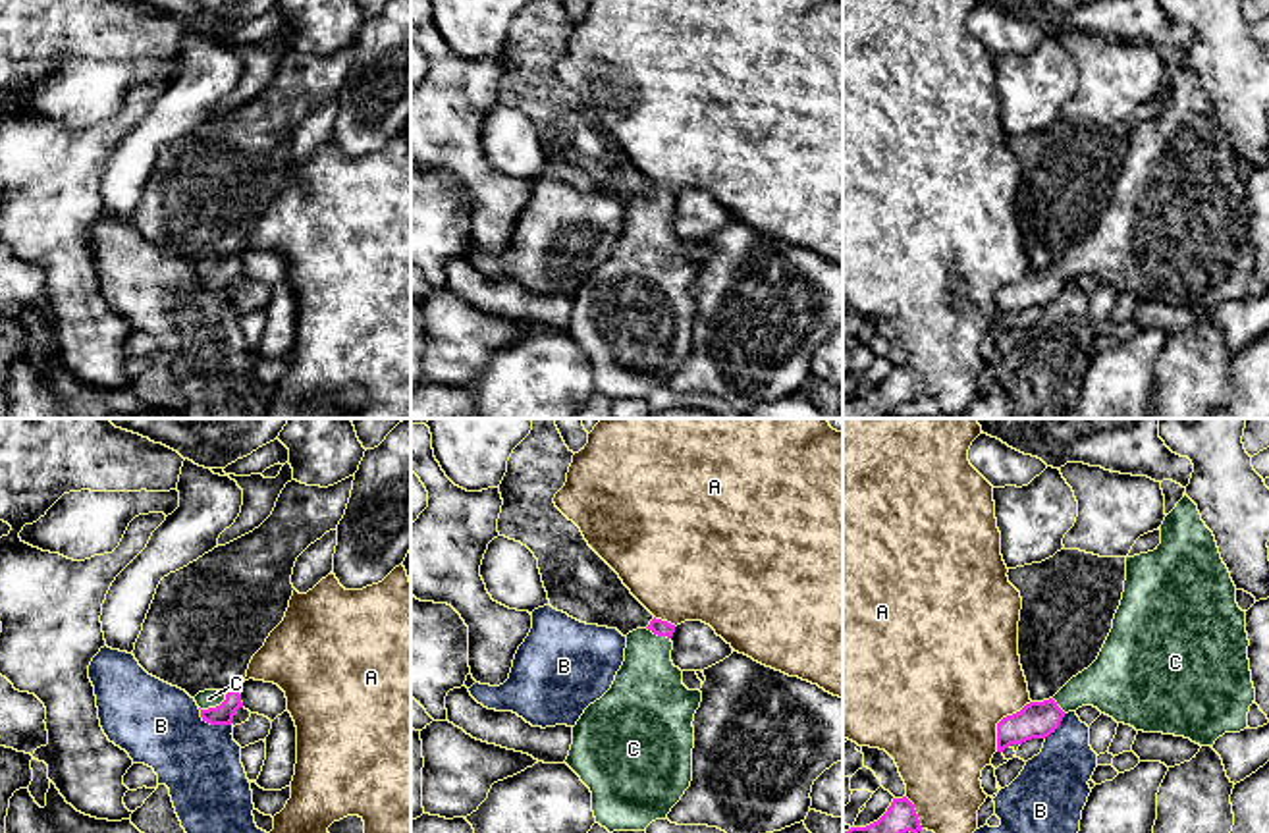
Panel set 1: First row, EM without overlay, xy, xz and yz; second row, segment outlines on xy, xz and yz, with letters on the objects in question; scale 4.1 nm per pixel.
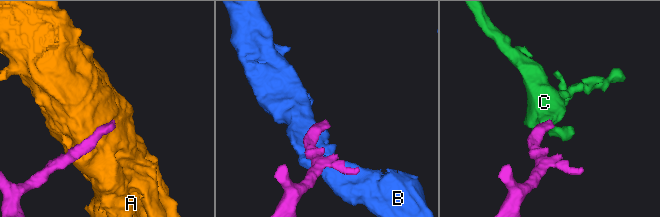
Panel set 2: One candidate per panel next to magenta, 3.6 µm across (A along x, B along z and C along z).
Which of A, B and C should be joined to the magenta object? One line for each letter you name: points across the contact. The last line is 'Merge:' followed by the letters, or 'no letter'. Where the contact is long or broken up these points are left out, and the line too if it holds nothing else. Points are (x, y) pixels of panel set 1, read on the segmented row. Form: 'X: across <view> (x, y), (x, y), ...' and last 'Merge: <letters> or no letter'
C: across xy (222, 714), (216, 706), (209, 698)
Merge: C

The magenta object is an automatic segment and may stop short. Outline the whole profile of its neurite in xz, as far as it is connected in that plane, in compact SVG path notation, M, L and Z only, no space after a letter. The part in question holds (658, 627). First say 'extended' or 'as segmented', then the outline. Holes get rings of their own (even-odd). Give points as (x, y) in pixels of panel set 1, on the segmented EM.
extended; M652 619L646 629L627 634L625 661L611 688L590 704L573 727L573 744L565 764L580 777L592 793L596 823L613 831L646 831L656 820L665 820L692 781L694 713L702 692L683 685L683 671L673 665L671 636L675 625Z

